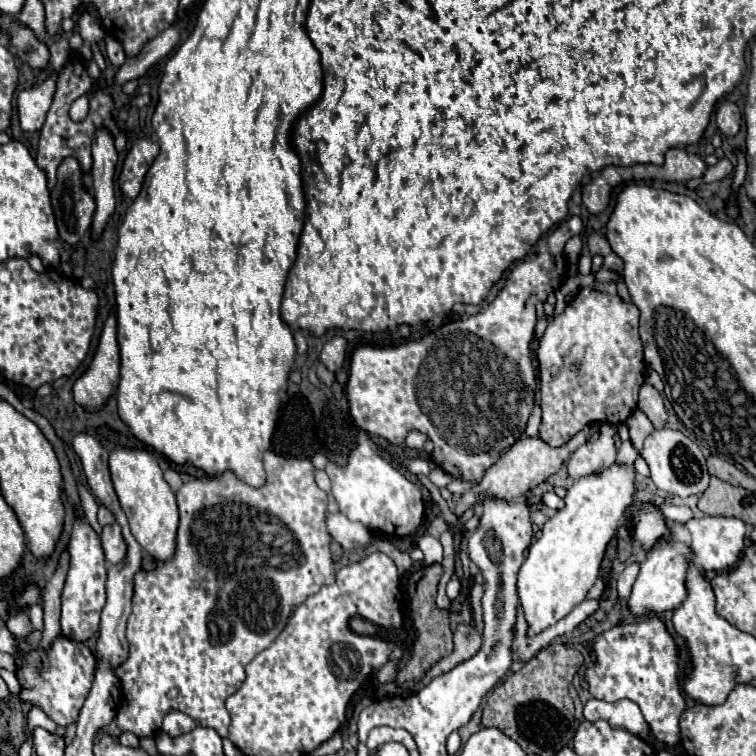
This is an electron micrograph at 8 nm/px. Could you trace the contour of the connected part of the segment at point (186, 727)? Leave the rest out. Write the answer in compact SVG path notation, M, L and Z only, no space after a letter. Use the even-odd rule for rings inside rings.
M178 710L168 712L166 718L164 718L164 724L162 724L162 732L172 736L172 738L180 736L180 734L186 734L194 728L196 728L196 722L190 716L186 716L184 712L178 712Z

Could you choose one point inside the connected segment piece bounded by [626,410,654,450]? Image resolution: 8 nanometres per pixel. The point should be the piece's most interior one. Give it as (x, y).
(640, 426)

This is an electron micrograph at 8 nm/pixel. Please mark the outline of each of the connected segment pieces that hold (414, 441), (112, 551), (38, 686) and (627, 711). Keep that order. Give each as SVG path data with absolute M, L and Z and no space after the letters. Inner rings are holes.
M412 430L412 432L408 432L408 436L406 436L406 446L410 446L410 448L422 450L424 442L426 442L426 434L422 434L422 432L418 432L418 430Z
M116 522L102 526L100 542L102 542L104 556L110 564L118 564L118 560L122 560L122 556L126 556L126 544L122 540L122 532Z
M60 634L46 650L20 652L20 662L22 664L18 664L16 668L16 678L20 684L18 698L30 706L38 706L58 726L74 724L94 682L96 658L92 650Z
M590 698L584 704L586 720L606 720L612 728L622 728L640 740L646 740L650 734L650 726L646 724L640 708L632 700L616 700L604 702L598 698Z

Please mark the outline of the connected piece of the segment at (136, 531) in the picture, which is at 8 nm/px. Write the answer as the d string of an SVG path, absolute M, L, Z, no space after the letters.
M116 448L108 456L108 468L116 496L124 514L128 516L130 530L138 544L148 550L152 558L170 560L170 556L174 556L174 536L178 530L178 506L174 492L162 476L156 456L150 450Z

